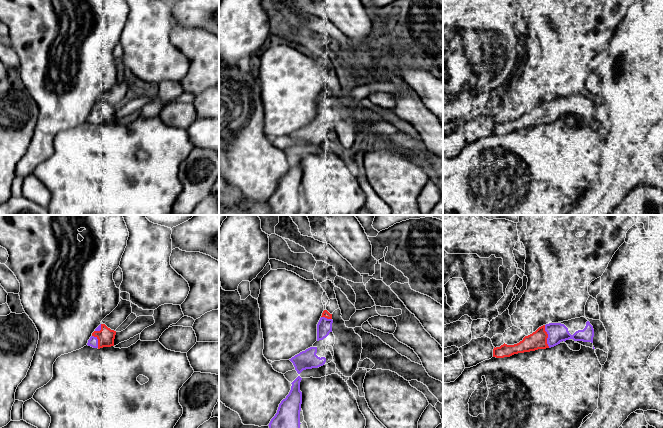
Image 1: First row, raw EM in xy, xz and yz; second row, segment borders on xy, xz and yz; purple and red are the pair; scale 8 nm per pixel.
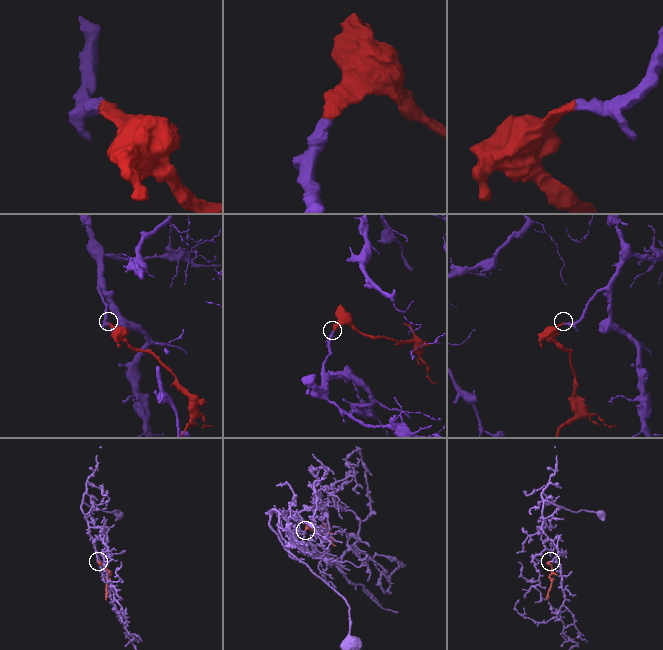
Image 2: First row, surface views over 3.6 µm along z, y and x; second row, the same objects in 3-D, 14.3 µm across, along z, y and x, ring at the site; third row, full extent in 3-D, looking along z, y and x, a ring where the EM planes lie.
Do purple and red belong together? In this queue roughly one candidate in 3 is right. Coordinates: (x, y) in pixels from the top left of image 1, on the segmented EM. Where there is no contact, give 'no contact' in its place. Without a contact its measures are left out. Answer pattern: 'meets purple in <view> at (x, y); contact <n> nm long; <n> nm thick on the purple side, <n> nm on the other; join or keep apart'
meets purple in yz at (548, 336); contact 190 nm long; 160 nm thick on the purple side, 140 nm on the other; join

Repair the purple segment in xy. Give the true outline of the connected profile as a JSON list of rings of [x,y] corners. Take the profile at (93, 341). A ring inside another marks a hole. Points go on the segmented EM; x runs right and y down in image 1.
[[[100,324],[92,333],[87,345],[98,349],[114,346],[115,335],[116,331],[111,330],[105,324]]]

